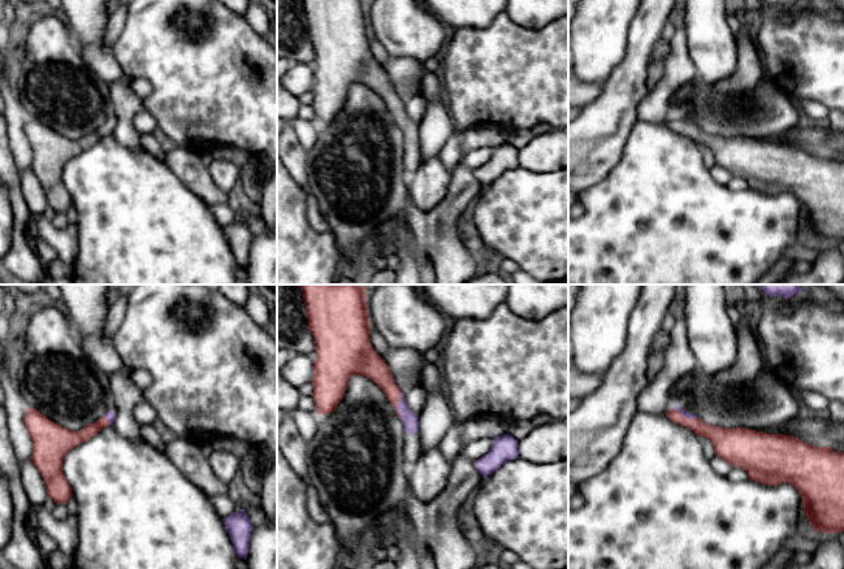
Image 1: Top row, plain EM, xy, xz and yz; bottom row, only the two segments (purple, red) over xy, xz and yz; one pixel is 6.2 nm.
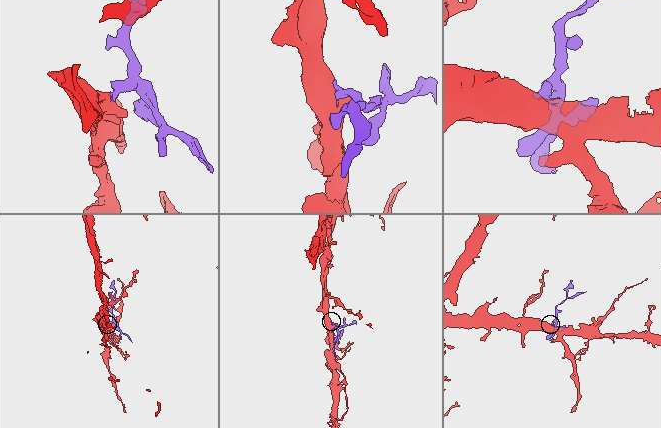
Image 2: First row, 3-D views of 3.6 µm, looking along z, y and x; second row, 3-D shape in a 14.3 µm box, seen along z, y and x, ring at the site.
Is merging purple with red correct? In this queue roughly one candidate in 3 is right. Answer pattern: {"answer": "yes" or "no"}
{"answer": "yes"}

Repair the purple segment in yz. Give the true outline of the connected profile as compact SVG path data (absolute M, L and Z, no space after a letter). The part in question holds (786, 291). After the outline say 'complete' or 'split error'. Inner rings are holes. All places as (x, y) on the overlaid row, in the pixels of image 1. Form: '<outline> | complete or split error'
M761 284L765 294L769 296L782 296L788 299L796 294L800 294L804 284Z | complete

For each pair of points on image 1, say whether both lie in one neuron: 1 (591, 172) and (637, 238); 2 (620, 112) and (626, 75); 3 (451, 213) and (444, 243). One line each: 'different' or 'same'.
1: different
2: same
3: same

